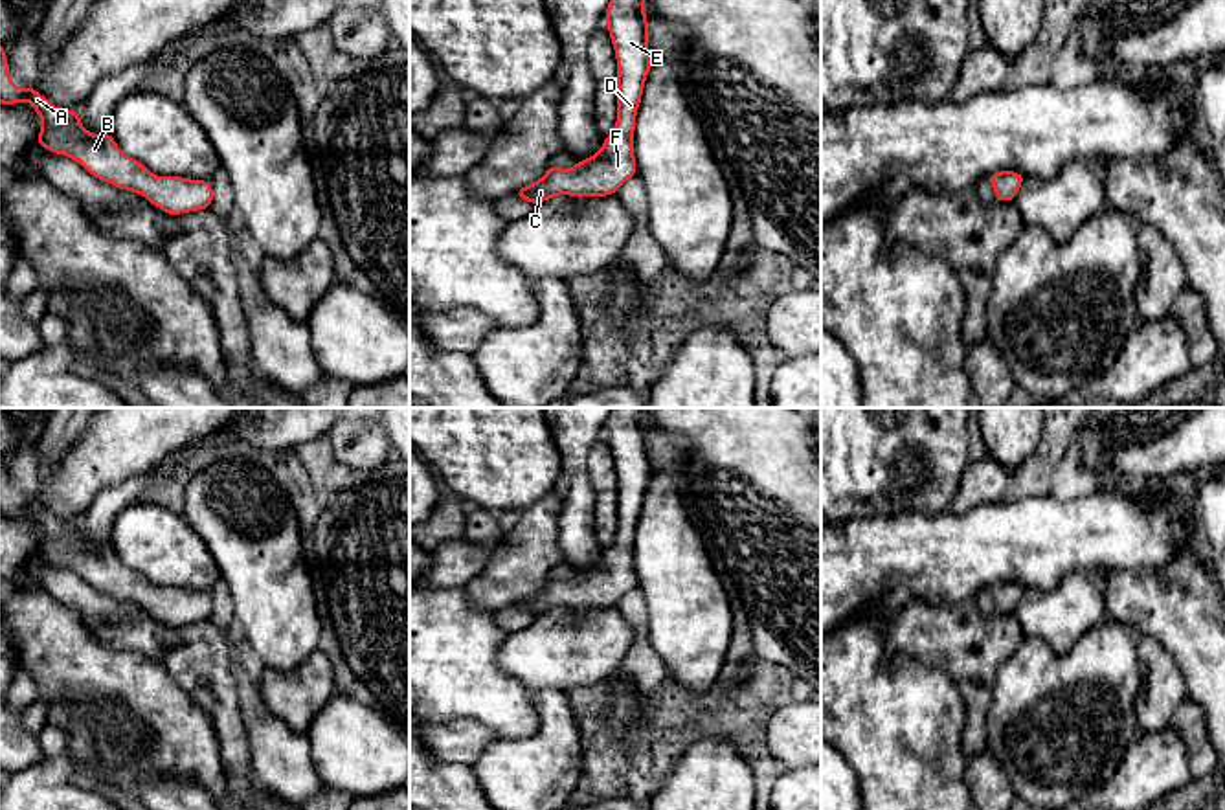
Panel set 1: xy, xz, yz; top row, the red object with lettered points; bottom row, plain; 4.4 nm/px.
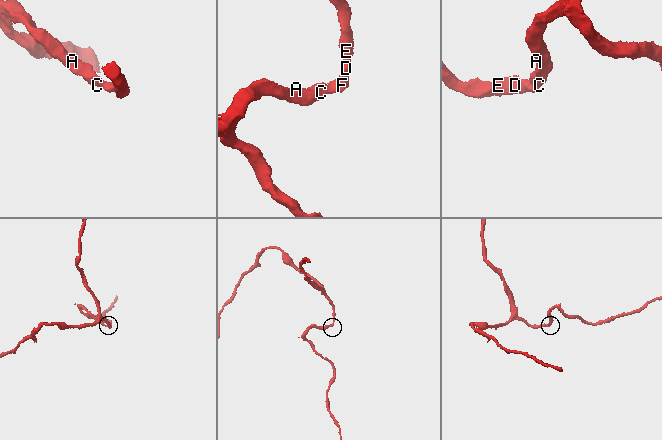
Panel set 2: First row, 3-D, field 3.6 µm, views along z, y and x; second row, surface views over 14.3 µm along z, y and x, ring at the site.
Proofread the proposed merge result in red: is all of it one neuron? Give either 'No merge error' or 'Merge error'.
No merge error

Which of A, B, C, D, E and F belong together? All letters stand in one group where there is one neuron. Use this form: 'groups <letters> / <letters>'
groups A B C D E F

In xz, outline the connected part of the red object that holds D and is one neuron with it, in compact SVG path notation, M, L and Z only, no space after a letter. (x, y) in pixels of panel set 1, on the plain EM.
M612 408L604 430L617 470L617 533L597 566L569 580L549 577L545 586L512 606L540 617L547 610L610 608L637 586L634 566L635 527L643 511L652 468L645 408Z

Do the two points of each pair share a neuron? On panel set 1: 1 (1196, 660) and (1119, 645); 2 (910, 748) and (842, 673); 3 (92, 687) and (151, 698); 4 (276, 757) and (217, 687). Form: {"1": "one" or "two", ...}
{"1": "two", "2": "one", "3": "one", "4": "two"}

